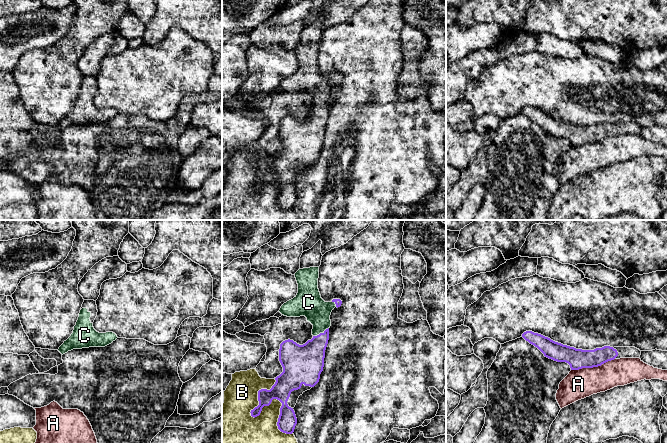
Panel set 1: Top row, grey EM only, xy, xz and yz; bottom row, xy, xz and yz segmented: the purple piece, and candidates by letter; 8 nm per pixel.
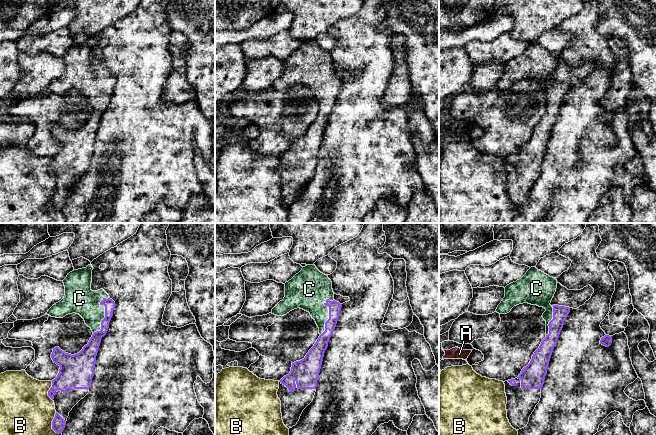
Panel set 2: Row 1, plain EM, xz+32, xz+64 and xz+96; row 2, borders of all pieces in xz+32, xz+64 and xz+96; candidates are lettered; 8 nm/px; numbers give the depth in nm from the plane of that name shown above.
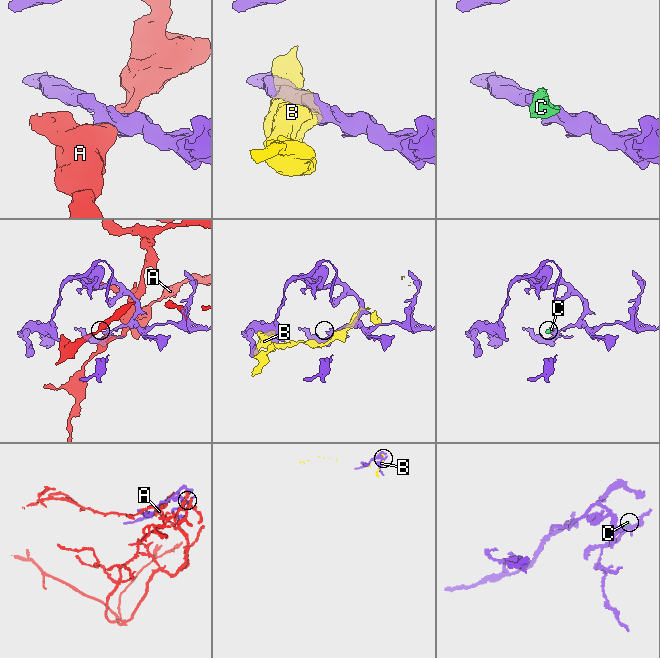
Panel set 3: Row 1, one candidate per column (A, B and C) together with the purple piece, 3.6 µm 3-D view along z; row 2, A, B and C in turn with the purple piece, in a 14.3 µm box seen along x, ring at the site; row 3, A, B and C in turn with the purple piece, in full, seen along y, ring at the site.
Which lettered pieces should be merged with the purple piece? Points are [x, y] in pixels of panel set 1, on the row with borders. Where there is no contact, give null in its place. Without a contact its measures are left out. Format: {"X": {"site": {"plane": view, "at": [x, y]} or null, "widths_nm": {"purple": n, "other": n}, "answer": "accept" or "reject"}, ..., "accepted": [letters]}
{"A": {"site": {"plane": "yz", "at": [592, 367]}, "widths_nm": {"purple": 160, "other": 240}, "answer": "reject"}, "B": {"site": {"plane": "xz", "at": [261, 409]}, "widths_nm": {"purple": 160, "other": 300}, "answer": "reject"}, "C": {"site": {"plane": "xz", "at": [320, 333]}, "widths_nm": {"purple": 280, "other": 200}, "answer": "accept"}, "accepted": ["C"]}

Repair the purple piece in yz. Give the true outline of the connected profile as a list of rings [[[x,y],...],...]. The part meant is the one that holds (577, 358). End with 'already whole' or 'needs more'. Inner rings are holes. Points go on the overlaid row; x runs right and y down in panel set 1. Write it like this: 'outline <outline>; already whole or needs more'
outline [[[532,331],[524,332],[522,337],[537,347],[545,357],[568,363],[571,370],[598,367],[614,359],[639,358],[641,355],[641,351],[635,347],[604,346],[594,350],[576,349]]]; needs more

